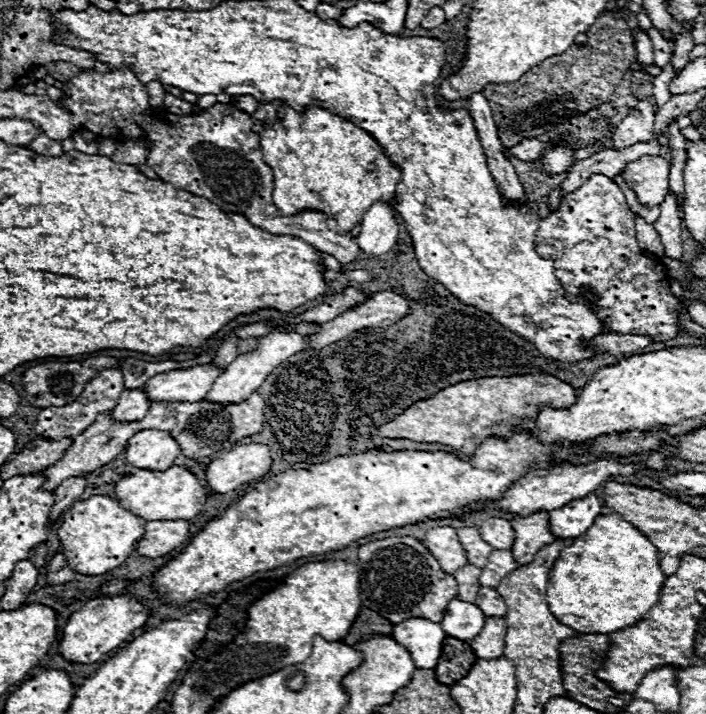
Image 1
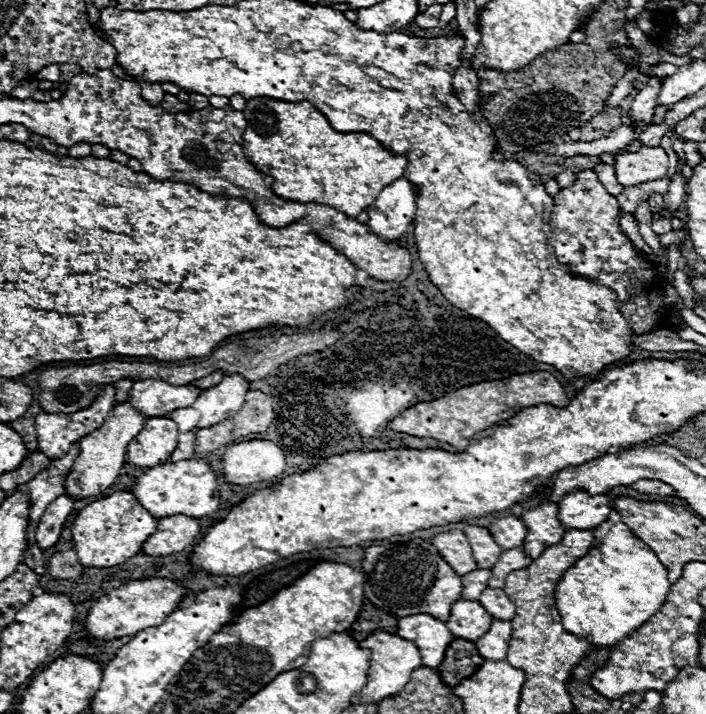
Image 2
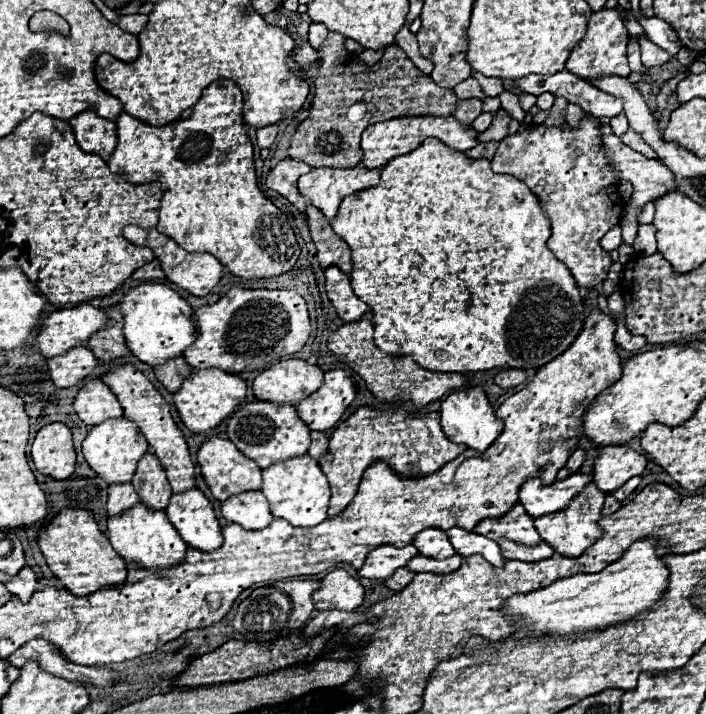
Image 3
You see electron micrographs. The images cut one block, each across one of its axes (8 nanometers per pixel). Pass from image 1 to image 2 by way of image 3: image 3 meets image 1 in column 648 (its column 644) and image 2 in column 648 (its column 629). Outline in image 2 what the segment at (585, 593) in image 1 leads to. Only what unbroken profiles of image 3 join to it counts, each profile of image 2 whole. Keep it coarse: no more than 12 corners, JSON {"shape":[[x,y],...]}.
{"shape":[[612,510],[556,588],[568,632],[612,650],[662,608],[666,568]]}

